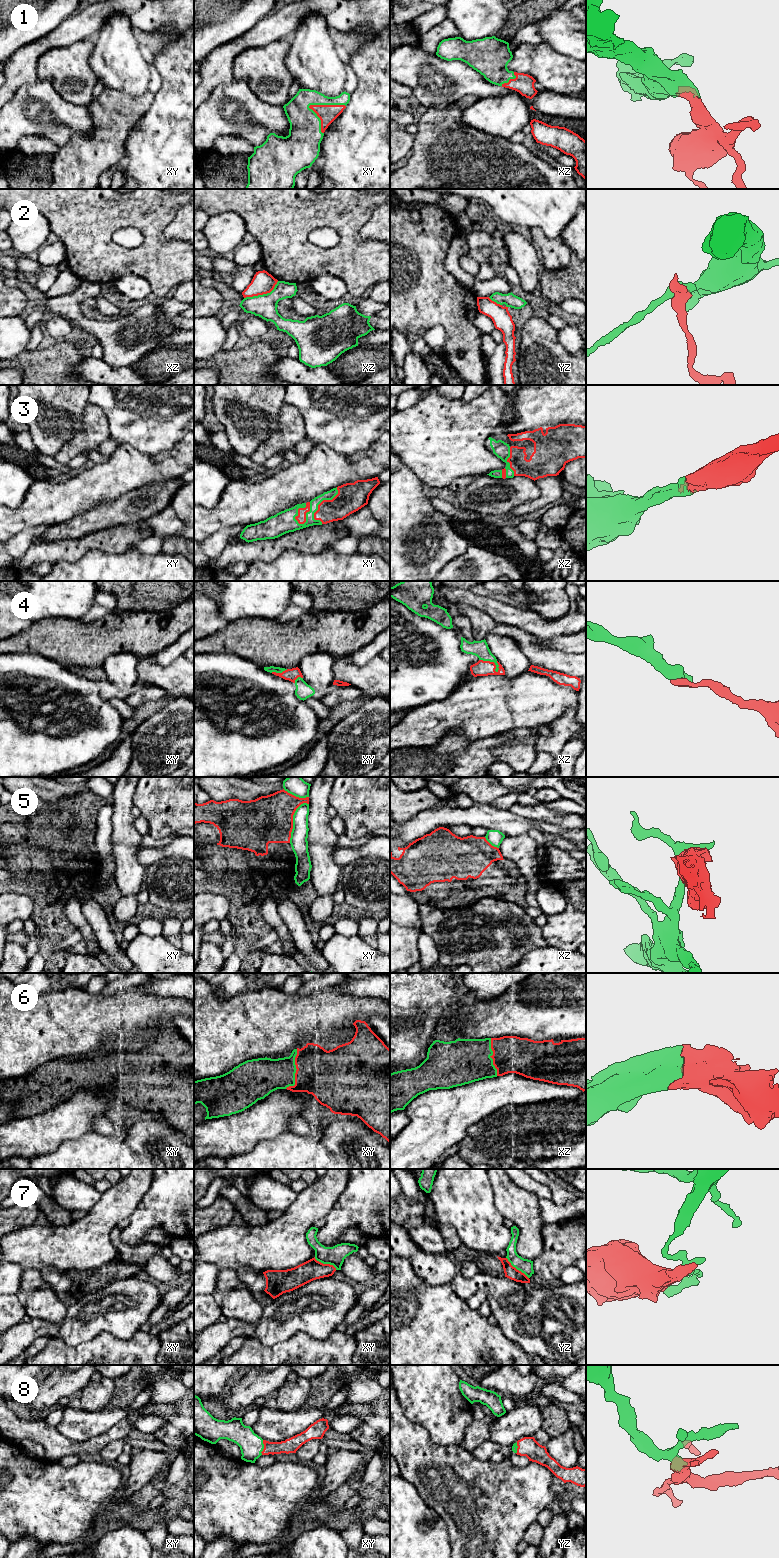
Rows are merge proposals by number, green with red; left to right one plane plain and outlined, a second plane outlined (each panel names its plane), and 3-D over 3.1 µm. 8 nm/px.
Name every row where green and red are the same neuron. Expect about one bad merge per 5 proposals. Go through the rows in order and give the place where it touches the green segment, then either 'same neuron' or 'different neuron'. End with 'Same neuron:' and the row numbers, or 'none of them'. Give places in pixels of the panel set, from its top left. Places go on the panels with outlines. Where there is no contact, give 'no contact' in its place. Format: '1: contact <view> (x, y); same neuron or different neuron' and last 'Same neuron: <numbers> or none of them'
1: contact xy (326, 104); same neuron
2: contact xz (263, 294); different neuron
3: contact xy (306, 515); same neuron
4: contact xz (491, 661); same neuron
5: contact xy (293, 821); different neuron
6: contact xy (295, 1071); same neuron
7: contact yz (516, 1268); different neuron
8: contact xy (263, 1447); same neuron
Same neuron: 1, 3, 4, 6, 8

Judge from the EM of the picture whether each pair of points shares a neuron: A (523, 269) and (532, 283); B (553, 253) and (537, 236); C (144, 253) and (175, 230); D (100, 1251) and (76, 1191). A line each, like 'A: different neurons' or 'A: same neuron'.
A: same neuron
B: same neuron
C: different neurons
D: different neurons

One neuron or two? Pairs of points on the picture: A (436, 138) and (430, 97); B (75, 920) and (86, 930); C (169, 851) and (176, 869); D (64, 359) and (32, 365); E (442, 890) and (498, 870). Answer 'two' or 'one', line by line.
A: two
B: one
C: two
D: one
E: one

